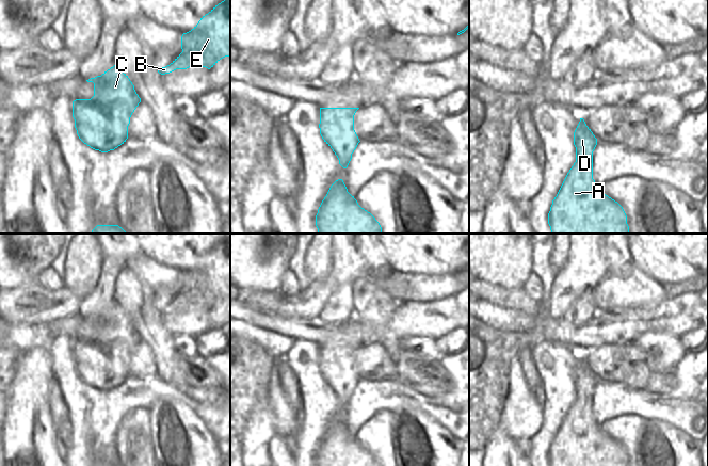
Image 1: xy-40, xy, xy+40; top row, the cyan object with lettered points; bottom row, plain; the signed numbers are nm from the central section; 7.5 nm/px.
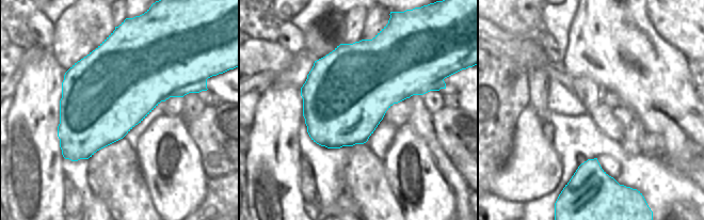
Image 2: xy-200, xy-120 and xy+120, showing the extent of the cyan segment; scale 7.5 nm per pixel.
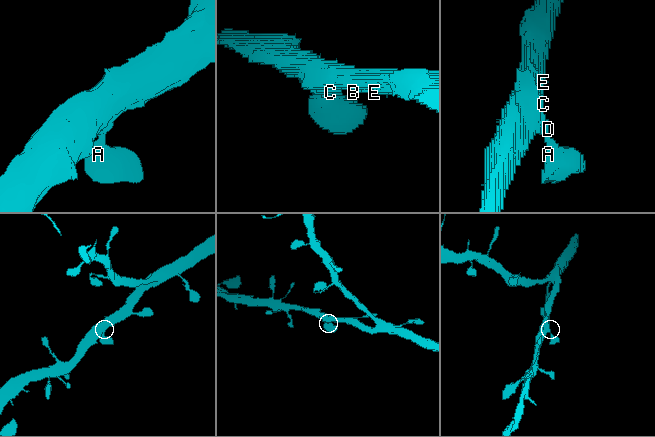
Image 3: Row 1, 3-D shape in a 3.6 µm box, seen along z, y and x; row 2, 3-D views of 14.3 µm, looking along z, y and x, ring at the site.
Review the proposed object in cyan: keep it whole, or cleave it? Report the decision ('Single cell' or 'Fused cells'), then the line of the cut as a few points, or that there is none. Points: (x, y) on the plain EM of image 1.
Single cell. No split.

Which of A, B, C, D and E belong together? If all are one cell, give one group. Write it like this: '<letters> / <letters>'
A B C D E

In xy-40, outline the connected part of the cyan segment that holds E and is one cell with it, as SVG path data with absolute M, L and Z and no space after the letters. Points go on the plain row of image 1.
M230 234L203 255L198 262L181 275L182 291L158 311L206 306L210 308L221 298L230 294Z

